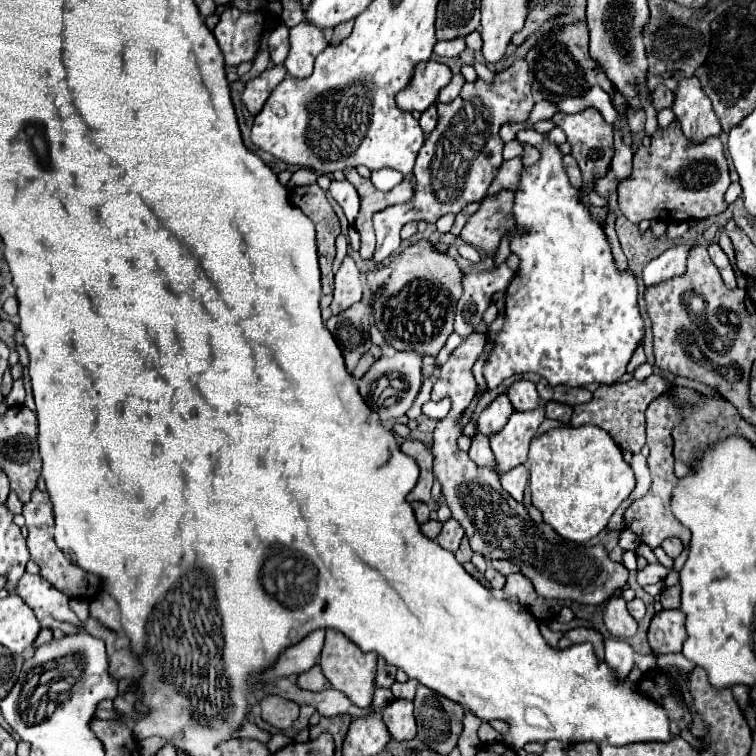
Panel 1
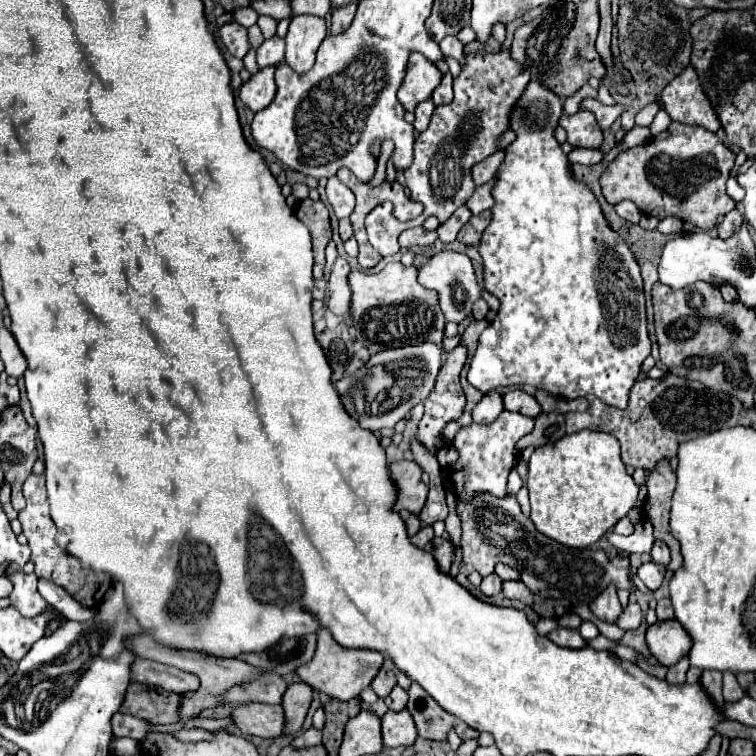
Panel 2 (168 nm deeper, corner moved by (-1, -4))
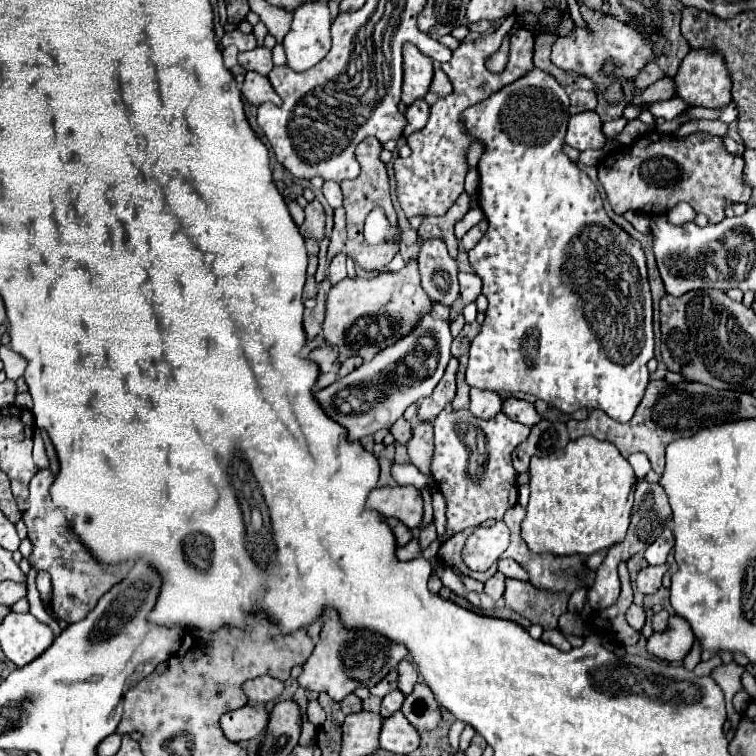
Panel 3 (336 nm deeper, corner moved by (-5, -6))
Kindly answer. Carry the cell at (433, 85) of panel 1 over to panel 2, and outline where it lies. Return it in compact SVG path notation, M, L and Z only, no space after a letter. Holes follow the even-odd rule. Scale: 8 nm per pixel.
M411 53L407 63L407 75L399 87L399 101L407 111L415 111L417 103L431 97L433 89L441 81L441 71L425 59L421 53Z

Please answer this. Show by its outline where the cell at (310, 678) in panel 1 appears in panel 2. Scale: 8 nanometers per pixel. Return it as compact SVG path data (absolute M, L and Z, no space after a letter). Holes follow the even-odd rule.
M291 683L287 687L281 701L285 713L285 727L283 727L285 735L295 735L301 729L307 709L311 705L311 693L313 689L309 689L309 685L305 683Z

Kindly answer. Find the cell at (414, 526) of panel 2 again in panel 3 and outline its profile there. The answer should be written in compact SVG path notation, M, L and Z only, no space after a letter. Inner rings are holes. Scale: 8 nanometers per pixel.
M389 517L389 519L387 519L387 523L389 523L389 527L393 529L393 533L395 533L395 537L397 537L397 545L399 545L399 547L413 539L411 529L405 529L405 525L401 525L401 521L397 521L397 519Z

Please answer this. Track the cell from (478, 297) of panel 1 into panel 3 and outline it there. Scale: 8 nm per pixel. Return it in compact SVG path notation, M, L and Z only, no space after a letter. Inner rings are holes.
M427 239L421 245L419 253L419 273L425 293L441 303L451 307L459 299L459 267L457 259L447 253L447 247L439 239Z

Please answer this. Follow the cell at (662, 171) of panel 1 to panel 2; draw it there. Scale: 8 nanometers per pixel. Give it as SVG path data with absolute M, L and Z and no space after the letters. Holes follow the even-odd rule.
M673 121L669 133L667 139L649 139L645 145L619 153L599 179L603 195L611 205L627 199L647 215L659 219L677 215L709 231L715 227L717 217L735 209L735 201L725 191L725 181L735 165L735 153L717 133L703 127Z

